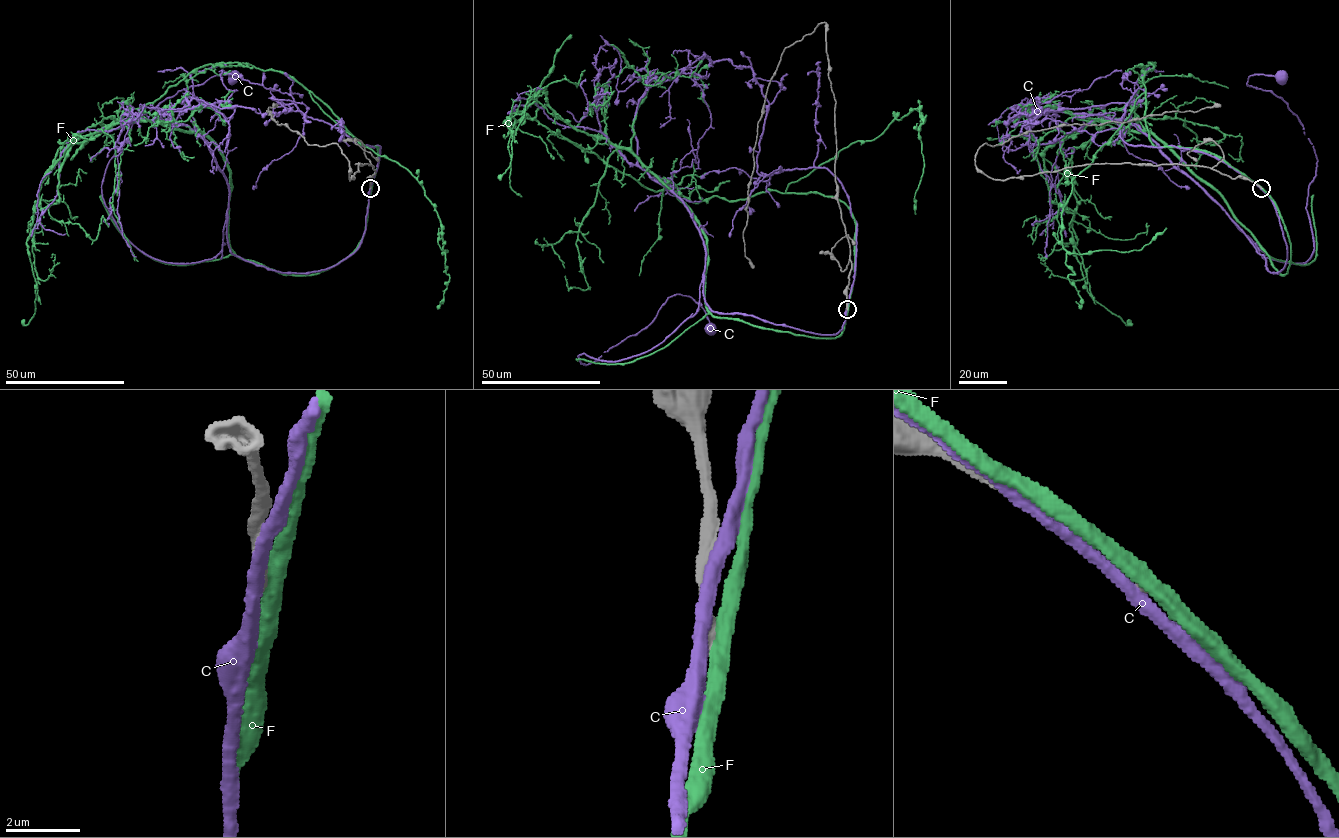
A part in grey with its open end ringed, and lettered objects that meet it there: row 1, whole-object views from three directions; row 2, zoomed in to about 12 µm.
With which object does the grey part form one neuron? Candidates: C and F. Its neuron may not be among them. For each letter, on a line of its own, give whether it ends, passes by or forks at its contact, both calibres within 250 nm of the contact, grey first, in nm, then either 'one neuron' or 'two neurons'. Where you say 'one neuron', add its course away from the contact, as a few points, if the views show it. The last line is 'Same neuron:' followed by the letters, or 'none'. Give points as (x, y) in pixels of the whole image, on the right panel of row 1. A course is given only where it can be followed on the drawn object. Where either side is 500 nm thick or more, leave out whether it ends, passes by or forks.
C: it passes by | 280/360 nm | two neurons
F: it passes by | 380/440 nm | two neurons
Same neuron: none

